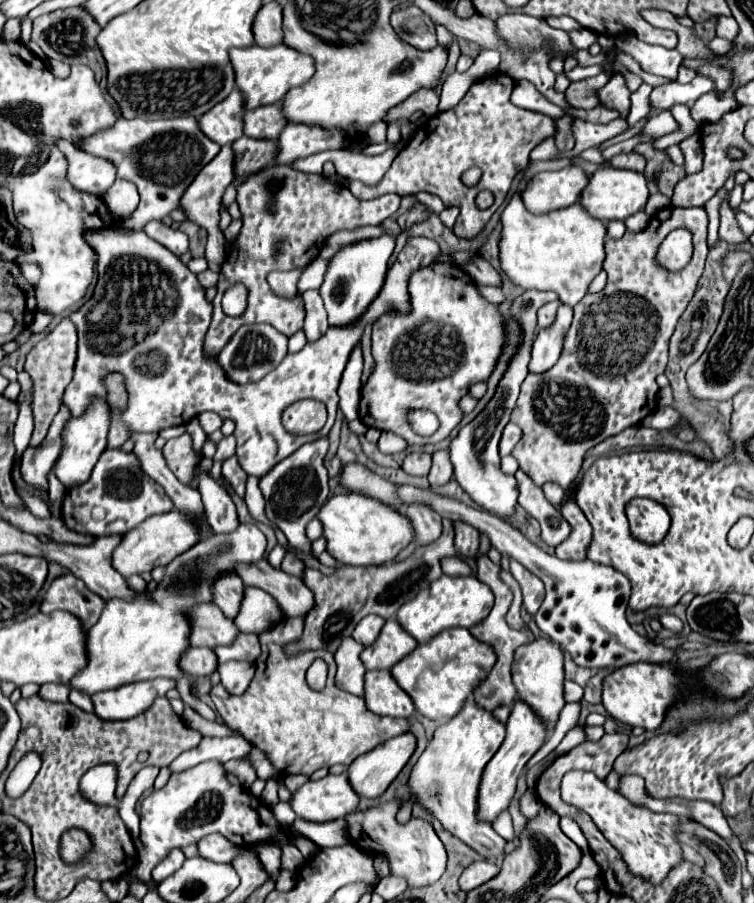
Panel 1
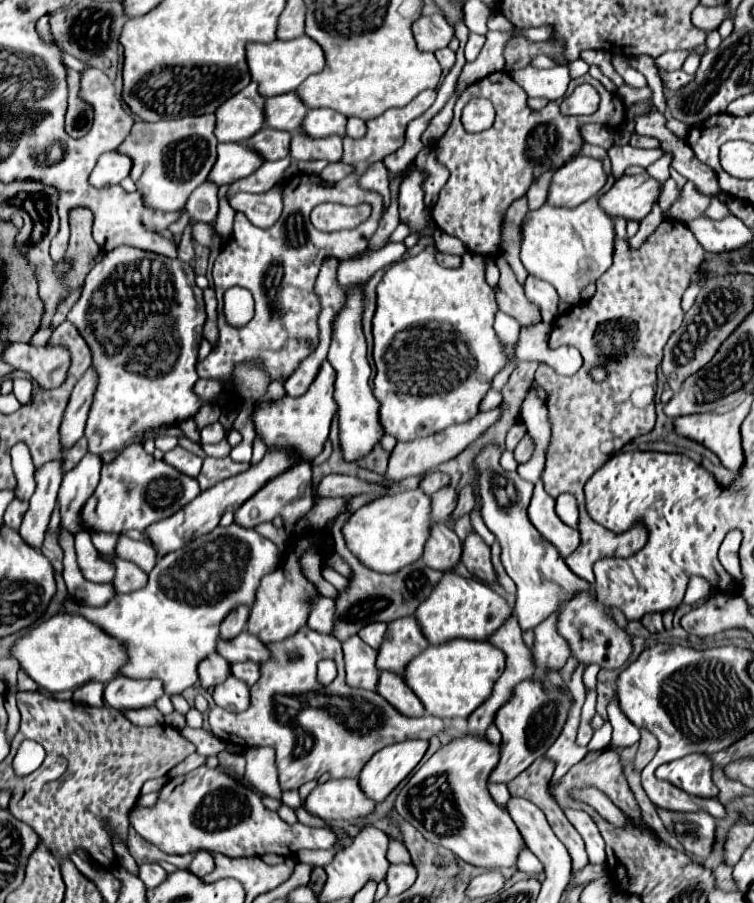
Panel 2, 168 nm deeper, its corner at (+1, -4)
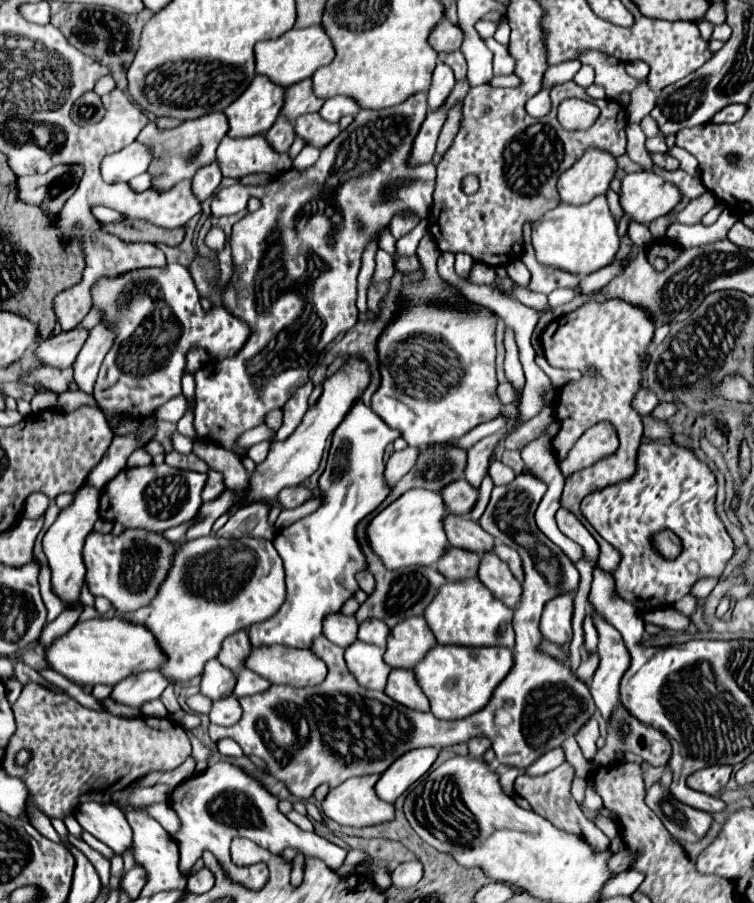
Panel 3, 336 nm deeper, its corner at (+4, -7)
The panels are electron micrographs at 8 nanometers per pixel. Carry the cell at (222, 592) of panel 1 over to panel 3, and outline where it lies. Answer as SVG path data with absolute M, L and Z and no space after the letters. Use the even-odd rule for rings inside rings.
M237 631L227 641L223 641L223 647L221 647L217 659L223 667L231 669L233 673L239 673L245 667L245 659L249 657L251 649L253 647L249 643L247 631Z

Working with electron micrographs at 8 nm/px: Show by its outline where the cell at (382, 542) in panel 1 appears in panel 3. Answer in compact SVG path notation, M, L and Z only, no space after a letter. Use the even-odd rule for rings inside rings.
M427 489L407 491L373 517L369 525L371 547L383 559L387 569L399 569L409 565L435 565L449 549L449 539L443 529L445 515L447 509L441 493Z

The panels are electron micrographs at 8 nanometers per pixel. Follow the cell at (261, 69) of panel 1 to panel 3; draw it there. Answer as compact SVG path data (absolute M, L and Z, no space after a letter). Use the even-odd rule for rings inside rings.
M311 25L311 27L303 27L303 29L293 27L277 39L259 41L255 45L257 73L267 75L269 79L273 79L275 83L279 83L283 87L289 87L297 81L311 77L319 67L329 65L333 61L333 57L335 57L335 47L333 47L329 35L325 33L323 25Z

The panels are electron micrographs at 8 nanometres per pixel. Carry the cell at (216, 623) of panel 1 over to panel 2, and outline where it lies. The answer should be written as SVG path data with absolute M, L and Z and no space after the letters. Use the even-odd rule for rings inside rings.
M240 632L240 636L232 640L218 638L218 654L224 656L228 662L238 662L238 660L262 662L270 658L270 652L266 650L266 646L248 632Z

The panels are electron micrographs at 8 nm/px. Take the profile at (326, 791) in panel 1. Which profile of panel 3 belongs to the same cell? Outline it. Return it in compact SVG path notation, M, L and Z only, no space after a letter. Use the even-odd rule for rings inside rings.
M365 775L365 777L353 777L341 783L339 787L331 789L325 801L321 803L321 811L325 817L337 821L339 825L351 825L351 827L365 827L365 825L379 825L395 819L395 805L383 803L375 795L375 783L379 781L379 775Z

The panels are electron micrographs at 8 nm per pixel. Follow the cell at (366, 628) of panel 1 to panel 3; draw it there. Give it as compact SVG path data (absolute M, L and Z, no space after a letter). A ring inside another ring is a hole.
M365 619L359 625L359 639L365 643L385 647L387 637L389 637L389 627L381 619Z

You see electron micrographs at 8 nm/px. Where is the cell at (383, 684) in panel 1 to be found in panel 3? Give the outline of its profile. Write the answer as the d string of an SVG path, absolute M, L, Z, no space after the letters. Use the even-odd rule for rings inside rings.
M393 669L389 675L385 693L391 695L391 699L403 703L405 707L411 707L417 711L429 711L429 699L419 687L413 669Z

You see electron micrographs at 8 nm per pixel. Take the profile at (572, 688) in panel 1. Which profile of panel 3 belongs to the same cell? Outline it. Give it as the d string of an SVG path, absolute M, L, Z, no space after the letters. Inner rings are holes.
M463 579L445 583L437 597L425 611L425 619L435 633L441 645L465 645L465 647L483 647L483 645L515 645L515 633L511 627L513 609L503 601L493 597L493 593L479 579Z

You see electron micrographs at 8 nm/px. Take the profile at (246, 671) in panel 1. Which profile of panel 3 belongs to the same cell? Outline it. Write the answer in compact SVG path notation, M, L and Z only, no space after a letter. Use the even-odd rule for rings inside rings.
M235 695L227 697L227 699L219 699L219 701L213 701L213 709L209 713L209 719L211 723L215 725L223 725L223 727L229 727L229 725L235 725L239 721L239 715L241 715L241 707L239 707L239 701Z

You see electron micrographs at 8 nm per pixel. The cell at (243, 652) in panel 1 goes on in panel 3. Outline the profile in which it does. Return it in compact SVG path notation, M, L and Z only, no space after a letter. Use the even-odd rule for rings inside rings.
M245 669L237 675L237 687L235 687L235 697L245 697L245 695L257 695L263 693L271 687L271 683L267 679L263 679L261 675L257 675L251 669Z

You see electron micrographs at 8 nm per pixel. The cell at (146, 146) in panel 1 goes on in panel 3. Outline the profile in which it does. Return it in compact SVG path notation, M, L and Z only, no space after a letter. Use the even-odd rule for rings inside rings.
M211 113L199 119L185 121L175 131L159 131L151 121L139 133L139 141L147 143L155 151L155 161L149 167L149 173L153 175L153 187L165 191L167 187L173 187L177 181L193 179L199 167L205 167L215 159L215 149L221 143L221 139L227 135L227 131L229 131L229 123L225 113Z

